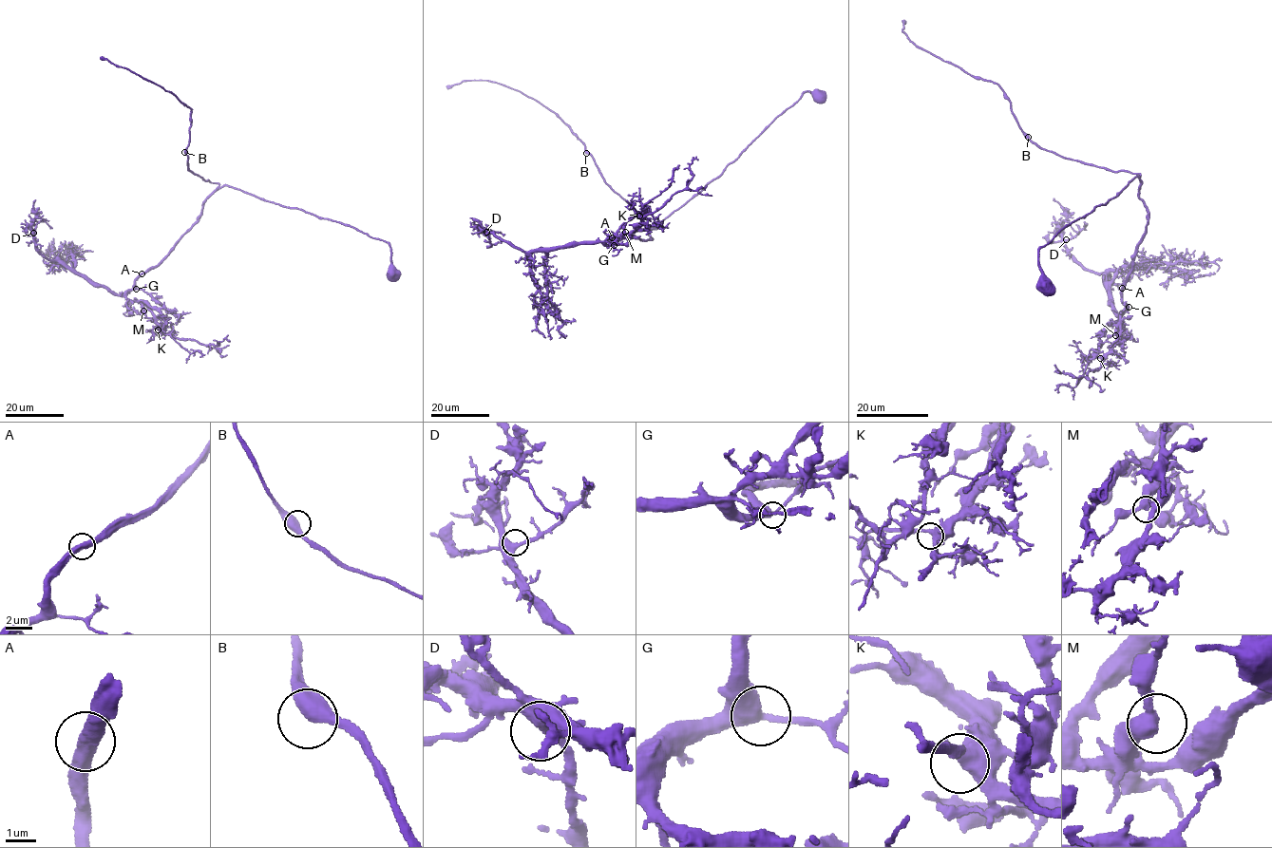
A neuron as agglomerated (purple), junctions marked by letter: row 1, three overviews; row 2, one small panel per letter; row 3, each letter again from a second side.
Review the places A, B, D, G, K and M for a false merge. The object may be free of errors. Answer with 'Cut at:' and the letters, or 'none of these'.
Cut at: none of these

